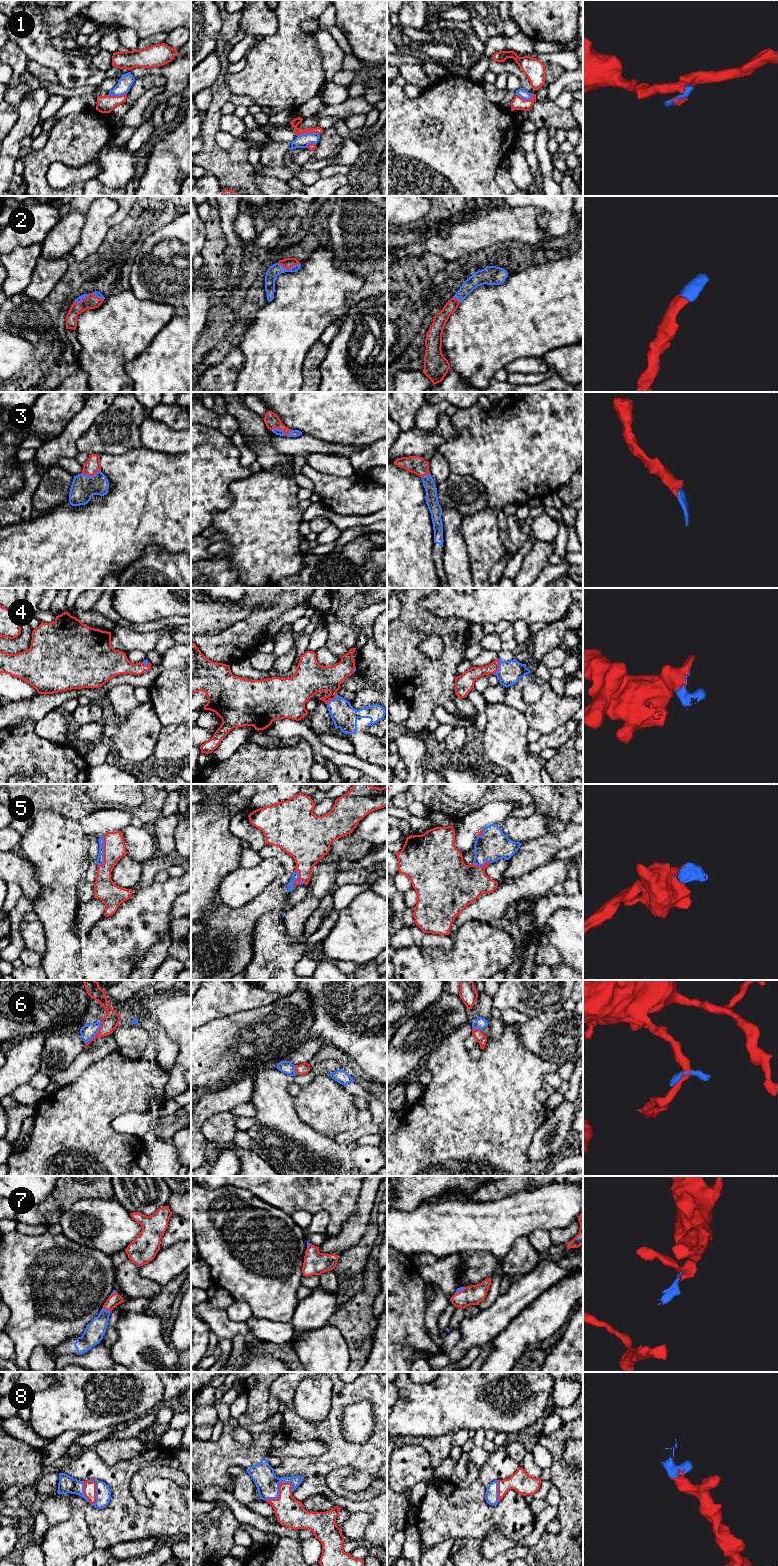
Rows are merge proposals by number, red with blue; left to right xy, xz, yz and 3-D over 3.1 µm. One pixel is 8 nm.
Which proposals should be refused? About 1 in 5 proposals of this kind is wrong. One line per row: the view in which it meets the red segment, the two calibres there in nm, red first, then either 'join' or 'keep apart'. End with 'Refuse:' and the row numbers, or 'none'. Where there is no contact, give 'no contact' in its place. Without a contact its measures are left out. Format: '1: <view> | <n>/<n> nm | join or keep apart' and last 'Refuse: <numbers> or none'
1: xz | 70/110 nm | keep apart
2: xz | 80/100 nm | join
3: xz | 120/50 nm | join
4: yz | 110/190 nm | join
5: xy | 180/60 nm | join
6: xy | 130/120 nm | keep apart
7: xy | 100/160 nm | join
8: xy | 100/140 nm | join
Refuse: 1, 6

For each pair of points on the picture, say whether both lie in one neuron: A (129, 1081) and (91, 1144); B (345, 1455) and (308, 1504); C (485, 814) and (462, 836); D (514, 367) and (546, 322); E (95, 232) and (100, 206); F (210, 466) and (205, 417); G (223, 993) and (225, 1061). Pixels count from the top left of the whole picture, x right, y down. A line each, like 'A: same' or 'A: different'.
A: same
B: different
C: same
D: different
E: same
F: different
G: different

